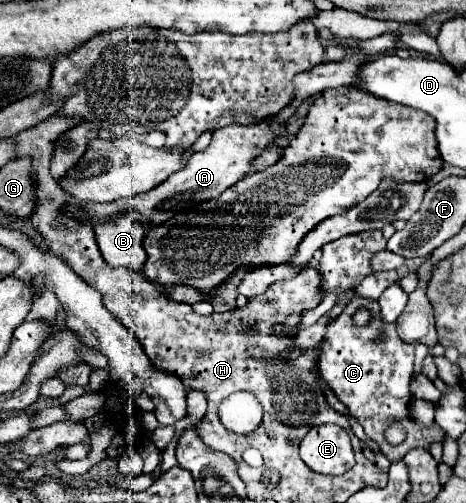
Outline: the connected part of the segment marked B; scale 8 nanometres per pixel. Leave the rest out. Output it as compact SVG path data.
M126 212L108 222L96 222L94 232L108 266L142 272L148 254L144 250L144 226L136 212Z

